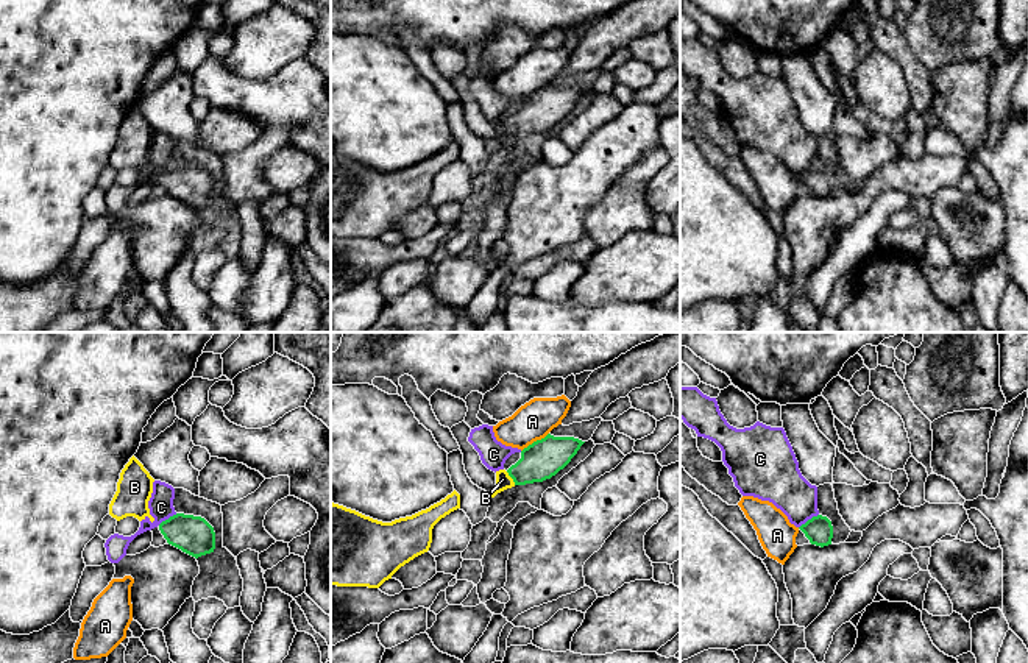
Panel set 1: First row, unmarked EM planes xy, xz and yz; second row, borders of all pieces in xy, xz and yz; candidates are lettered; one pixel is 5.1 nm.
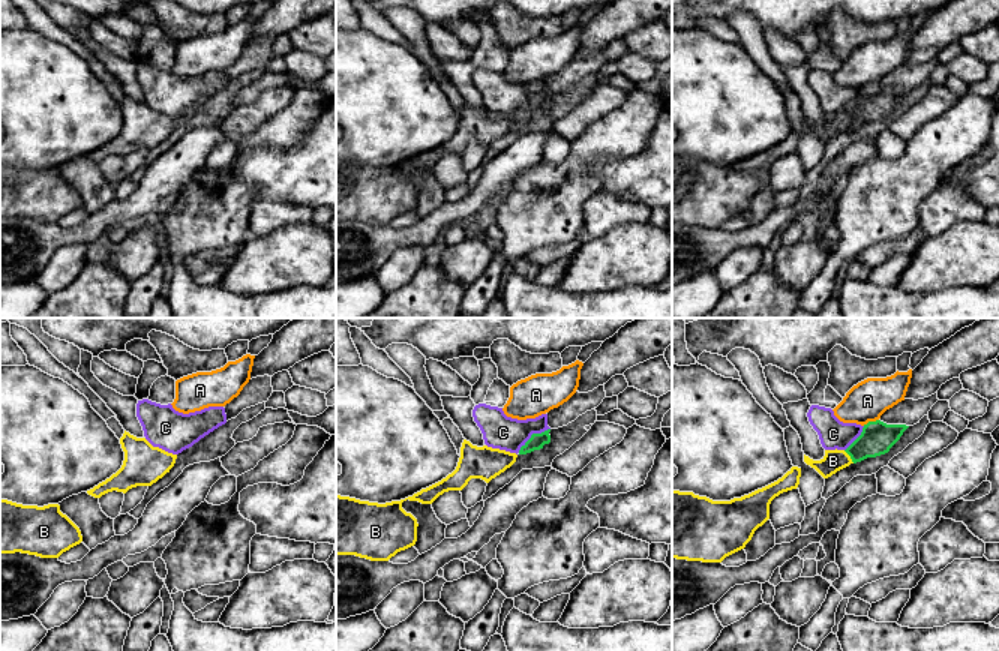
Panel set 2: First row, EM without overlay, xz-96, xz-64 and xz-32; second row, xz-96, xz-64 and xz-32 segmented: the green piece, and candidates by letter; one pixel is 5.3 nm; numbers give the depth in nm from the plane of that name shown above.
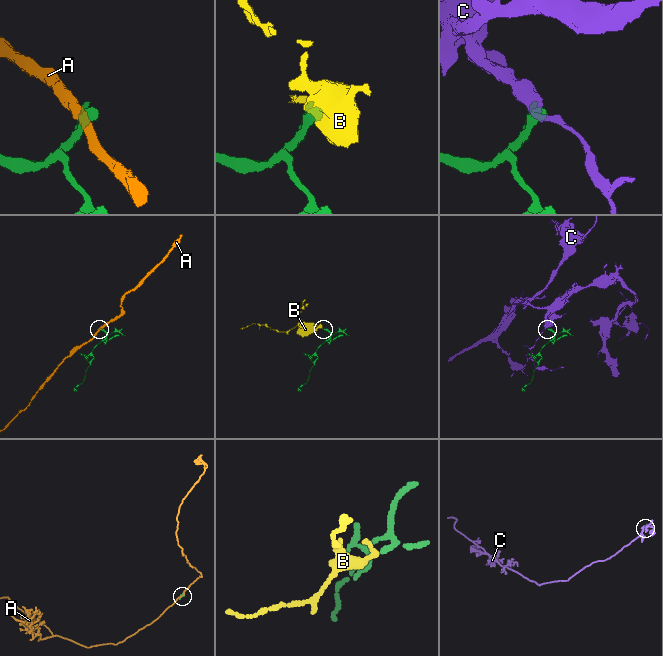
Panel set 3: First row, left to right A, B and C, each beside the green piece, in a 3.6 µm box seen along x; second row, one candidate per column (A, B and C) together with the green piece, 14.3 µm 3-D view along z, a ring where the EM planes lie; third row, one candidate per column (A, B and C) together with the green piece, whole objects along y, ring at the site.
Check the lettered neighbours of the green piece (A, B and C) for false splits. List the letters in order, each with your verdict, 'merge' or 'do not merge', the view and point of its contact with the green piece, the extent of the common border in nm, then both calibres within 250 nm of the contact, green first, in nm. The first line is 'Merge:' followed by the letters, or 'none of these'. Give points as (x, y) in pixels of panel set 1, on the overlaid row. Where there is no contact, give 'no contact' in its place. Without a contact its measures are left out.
Merge: B
A: do not merge | xz (534, 442) | 170 nm | 200/200 nm
B: merge | xz (510, 476) | 90 nm | 200/80 nm
C: do not merge | yz (808, 520) | 130 nm | 140/220 nm

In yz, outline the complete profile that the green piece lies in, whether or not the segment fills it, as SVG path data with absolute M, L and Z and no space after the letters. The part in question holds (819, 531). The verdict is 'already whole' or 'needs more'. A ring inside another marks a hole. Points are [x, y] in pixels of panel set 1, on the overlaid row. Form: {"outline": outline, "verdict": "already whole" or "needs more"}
{"outline": "M817 515L799 527L811 544L828 546L833 538L833 526L827 516Z", "verdict": "already whole"}

